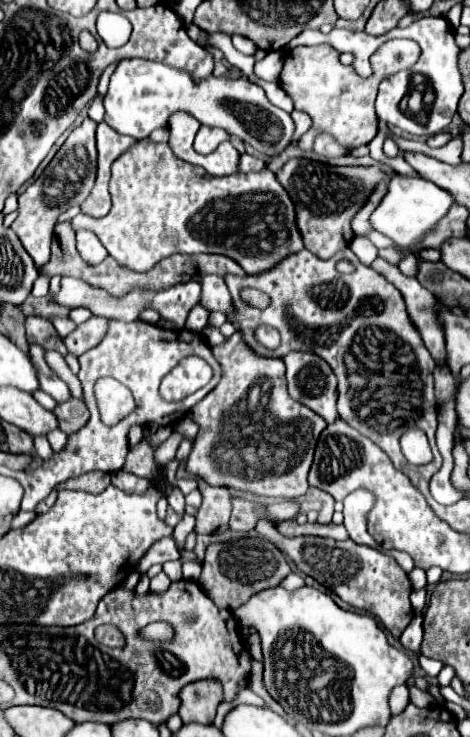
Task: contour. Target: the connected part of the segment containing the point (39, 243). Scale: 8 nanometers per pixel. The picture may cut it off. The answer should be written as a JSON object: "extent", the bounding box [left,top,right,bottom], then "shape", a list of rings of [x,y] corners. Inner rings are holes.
{"extent":[11,119,97,269],"shape":[[[85,119],[79,127],[75,127],[69,133],[67,141],[61,145],[61,149],[57,151],[57,155],[53,157],[53,161],[47,165],[43,175],[39,175],[35,183],[25,189],[23,195],[19,195],[19,217],[11,223],[11,229],[19,235],[23,247],[33,257],[37,269],[41,269],[51,257],[51,239],[53,239],[57,215],[73,205],[81,205],[93,189],[97,175],[97,165],[93,165],[93,155],[97,151],[91,131],[93,131],[91,119]]]}

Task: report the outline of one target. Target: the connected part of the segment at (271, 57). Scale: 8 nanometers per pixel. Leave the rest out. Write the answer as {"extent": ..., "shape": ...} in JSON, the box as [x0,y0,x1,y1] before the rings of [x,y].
{"extent":[255,51,283,81],"shape":[[[269,51],[265,59],[255,63],[255,75],[265,81],[279,81],[279,73],[283,67],[283,53],[281,51]]]}

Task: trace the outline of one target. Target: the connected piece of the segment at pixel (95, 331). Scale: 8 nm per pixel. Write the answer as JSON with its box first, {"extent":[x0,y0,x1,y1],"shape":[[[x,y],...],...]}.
{"extent":[65,315,109,357],"shape":[[[93,315],[89,321],[81,323],[69,337],[65,337],[65,347],[69,353],[79,357],[85,351],[89,351],[91,347],[99,345],[101,339],[105,337],[107,329],[109,329],[109,319]]]}

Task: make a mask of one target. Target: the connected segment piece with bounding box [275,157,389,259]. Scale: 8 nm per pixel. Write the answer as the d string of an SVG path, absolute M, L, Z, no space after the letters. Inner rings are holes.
M303 157L289 159L275 175L295 205L297 227L303 237L305 249L309 249L319 259L329 259L339 249L351 243L353 215L357 213L357 209L361 209L365 197L369 197L377 181L389 181L389 177L377 167L333 167Z

